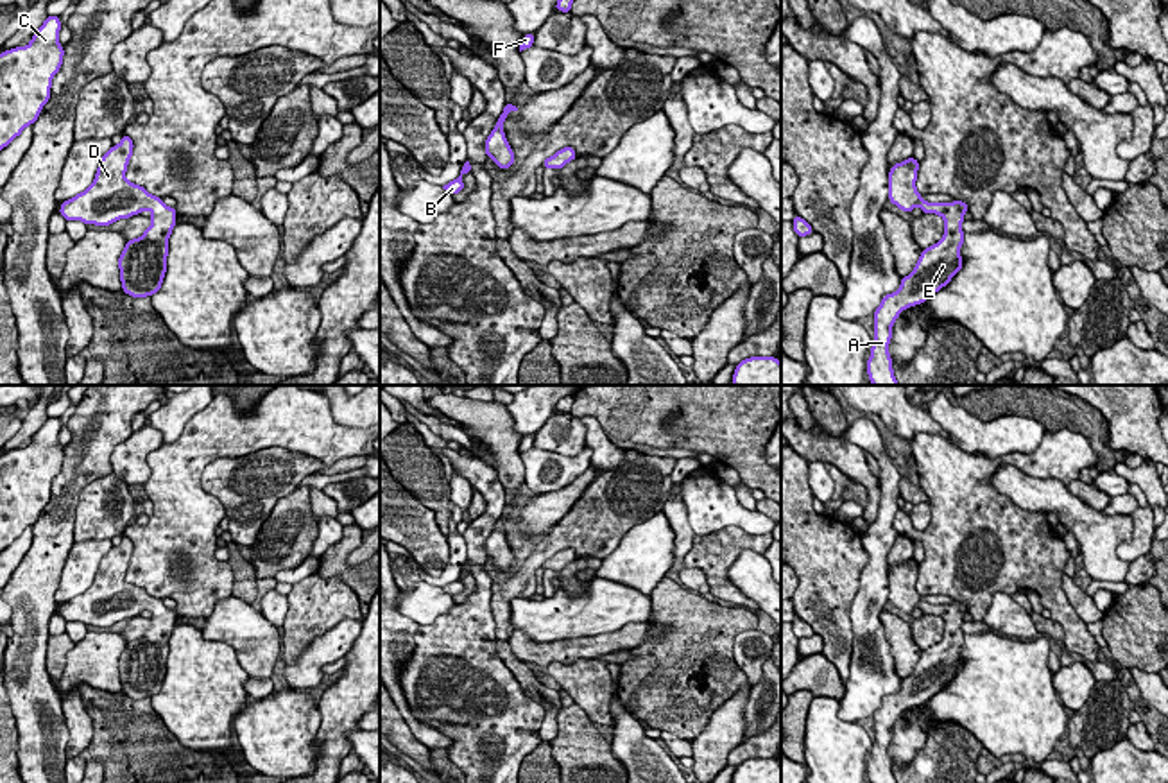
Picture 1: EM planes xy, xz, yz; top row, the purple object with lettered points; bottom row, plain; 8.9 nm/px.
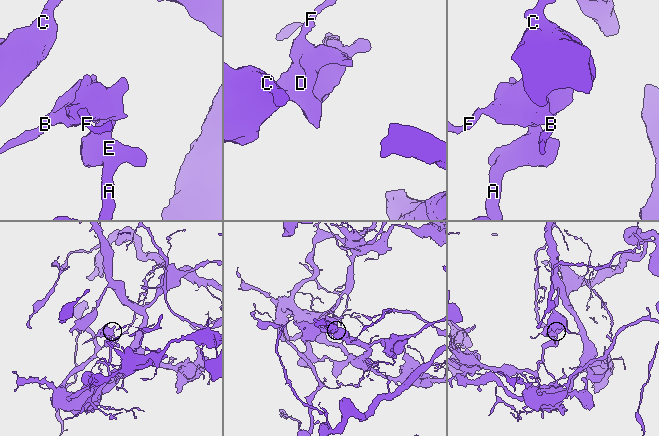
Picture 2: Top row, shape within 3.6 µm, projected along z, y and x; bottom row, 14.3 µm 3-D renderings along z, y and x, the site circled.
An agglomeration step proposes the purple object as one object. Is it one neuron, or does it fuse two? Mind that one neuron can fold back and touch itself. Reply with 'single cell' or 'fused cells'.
single cell

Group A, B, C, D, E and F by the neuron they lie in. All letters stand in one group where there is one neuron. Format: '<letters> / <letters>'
A B C D E F

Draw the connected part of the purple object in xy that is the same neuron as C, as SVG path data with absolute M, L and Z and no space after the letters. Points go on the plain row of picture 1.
M48 416L27 448L0 453L0 552L32 527L61 471L61 421Z

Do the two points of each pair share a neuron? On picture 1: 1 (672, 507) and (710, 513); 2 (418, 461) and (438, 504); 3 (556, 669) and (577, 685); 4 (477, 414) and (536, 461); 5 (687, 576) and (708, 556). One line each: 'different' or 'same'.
1: different
2: same
3: same
4: different
5: different

